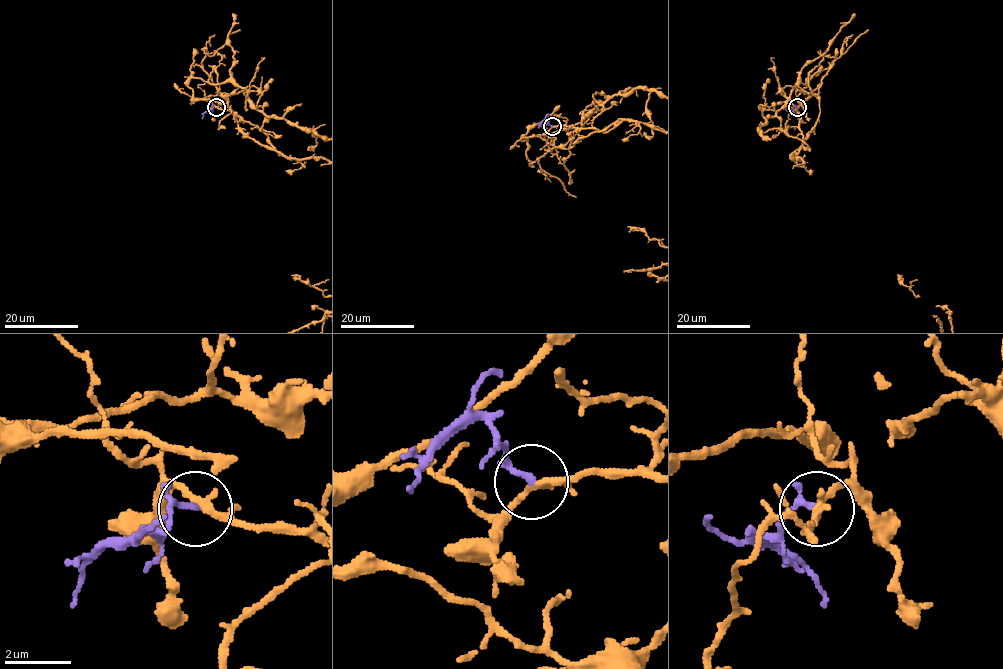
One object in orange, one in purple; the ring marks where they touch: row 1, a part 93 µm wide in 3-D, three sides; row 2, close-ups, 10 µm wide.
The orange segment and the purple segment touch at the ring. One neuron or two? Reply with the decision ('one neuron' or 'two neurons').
one neuron

